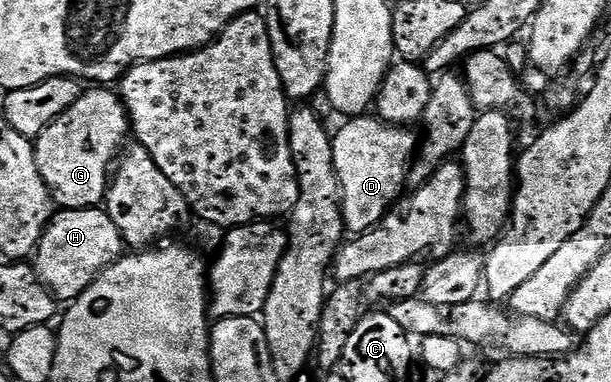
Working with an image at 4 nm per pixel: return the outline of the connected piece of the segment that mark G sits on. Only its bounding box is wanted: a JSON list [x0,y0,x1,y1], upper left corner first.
[33,85,131,211]

